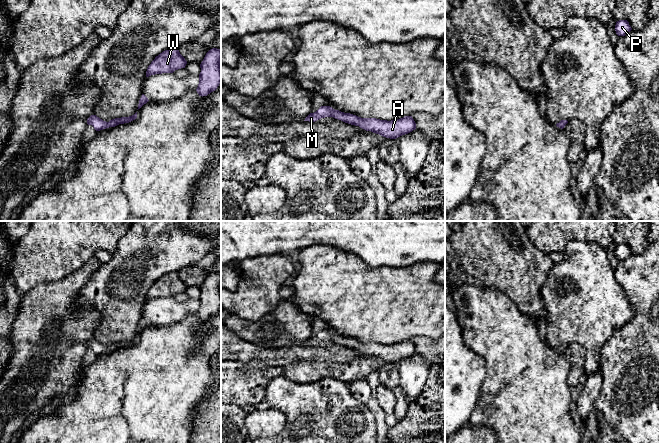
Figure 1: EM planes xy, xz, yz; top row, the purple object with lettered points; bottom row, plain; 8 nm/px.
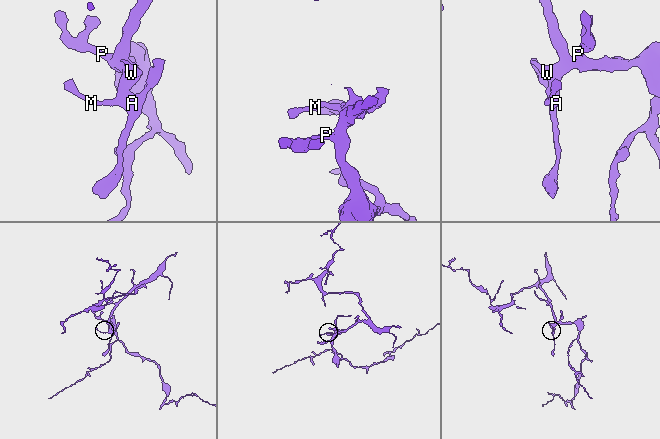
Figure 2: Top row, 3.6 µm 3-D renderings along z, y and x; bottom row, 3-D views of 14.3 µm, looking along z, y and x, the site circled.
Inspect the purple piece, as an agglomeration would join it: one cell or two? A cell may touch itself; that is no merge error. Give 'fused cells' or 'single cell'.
single cell

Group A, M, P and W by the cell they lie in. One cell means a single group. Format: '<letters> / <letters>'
A M P W

